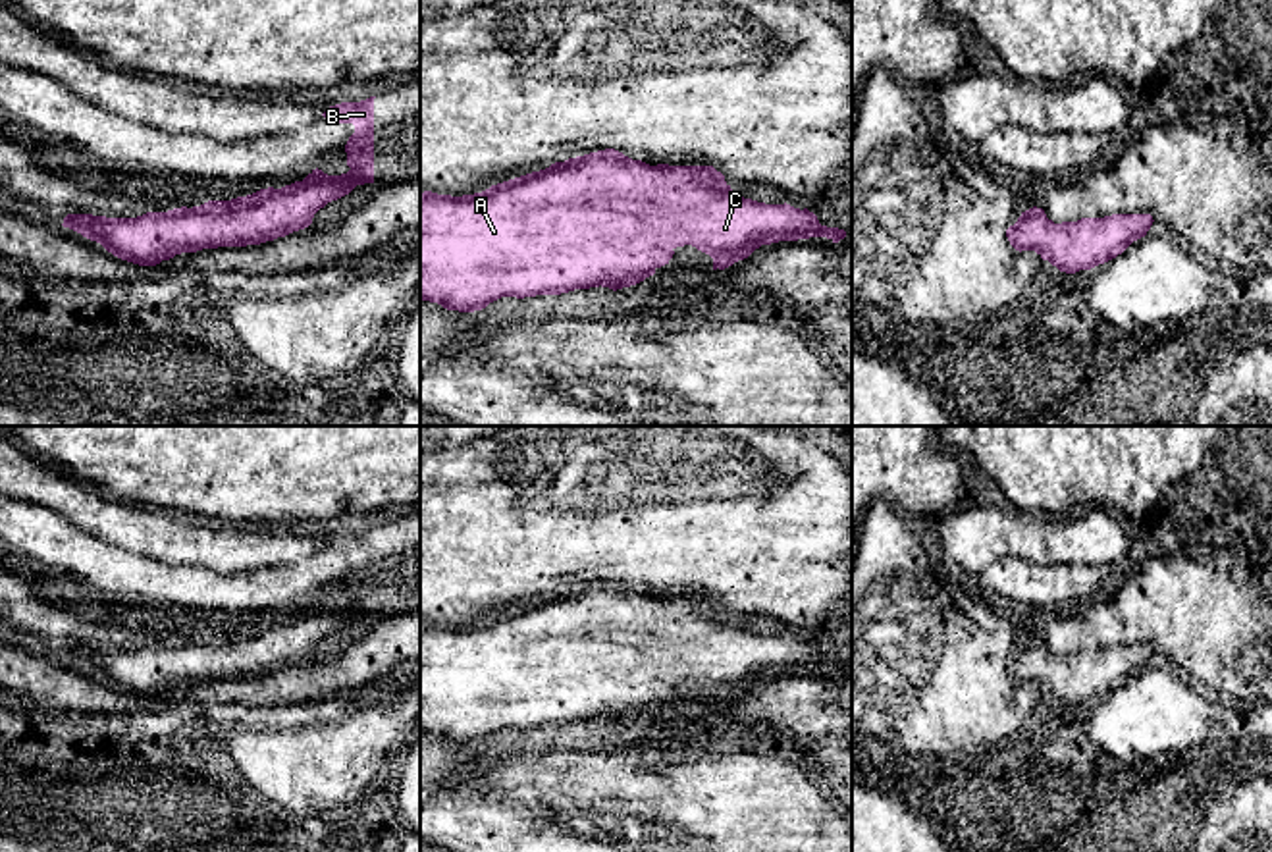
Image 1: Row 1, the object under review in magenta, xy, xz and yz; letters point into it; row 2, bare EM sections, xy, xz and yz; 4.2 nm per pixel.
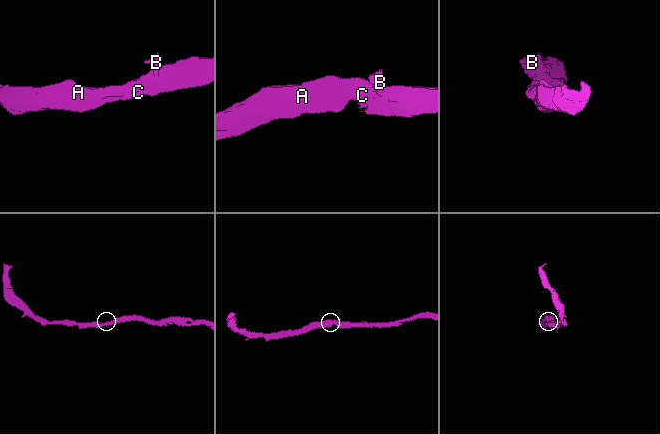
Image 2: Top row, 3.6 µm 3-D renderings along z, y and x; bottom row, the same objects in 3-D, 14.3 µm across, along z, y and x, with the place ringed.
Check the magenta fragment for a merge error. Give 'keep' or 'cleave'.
keep

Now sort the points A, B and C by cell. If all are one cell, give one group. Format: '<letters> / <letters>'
A B C

